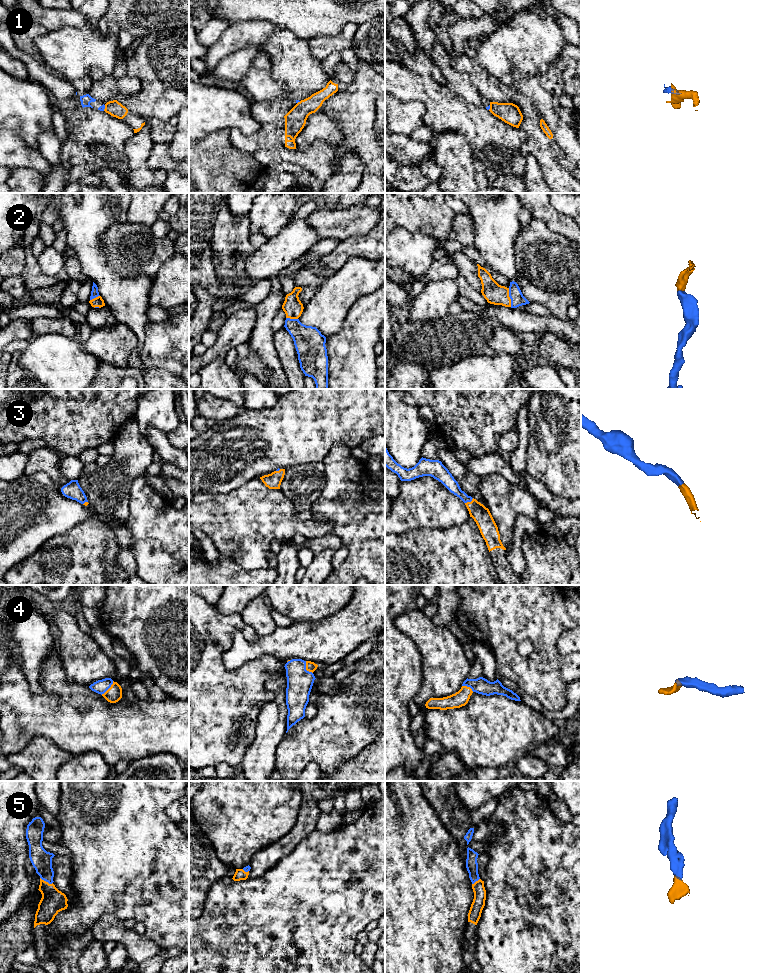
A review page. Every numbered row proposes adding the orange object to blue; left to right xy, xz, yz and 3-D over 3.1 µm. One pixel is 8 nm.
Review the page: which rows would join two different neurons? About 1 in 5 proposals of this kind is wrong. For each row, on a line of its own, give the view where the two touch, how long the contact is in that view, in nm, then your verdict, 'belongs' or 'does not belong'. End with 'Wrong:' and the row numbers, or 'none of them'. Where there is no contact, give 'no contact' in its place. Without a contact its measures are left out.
1: contact in xy; length 50 nm; does not belong
2: contact in yz; length 150 nm; belongs
3: contact in yz; length 80 nm; belongs
4: contact in xz; length 120 nm; belongs
5: contact in xy; length 120 nm; belongs
Wrong: 1

